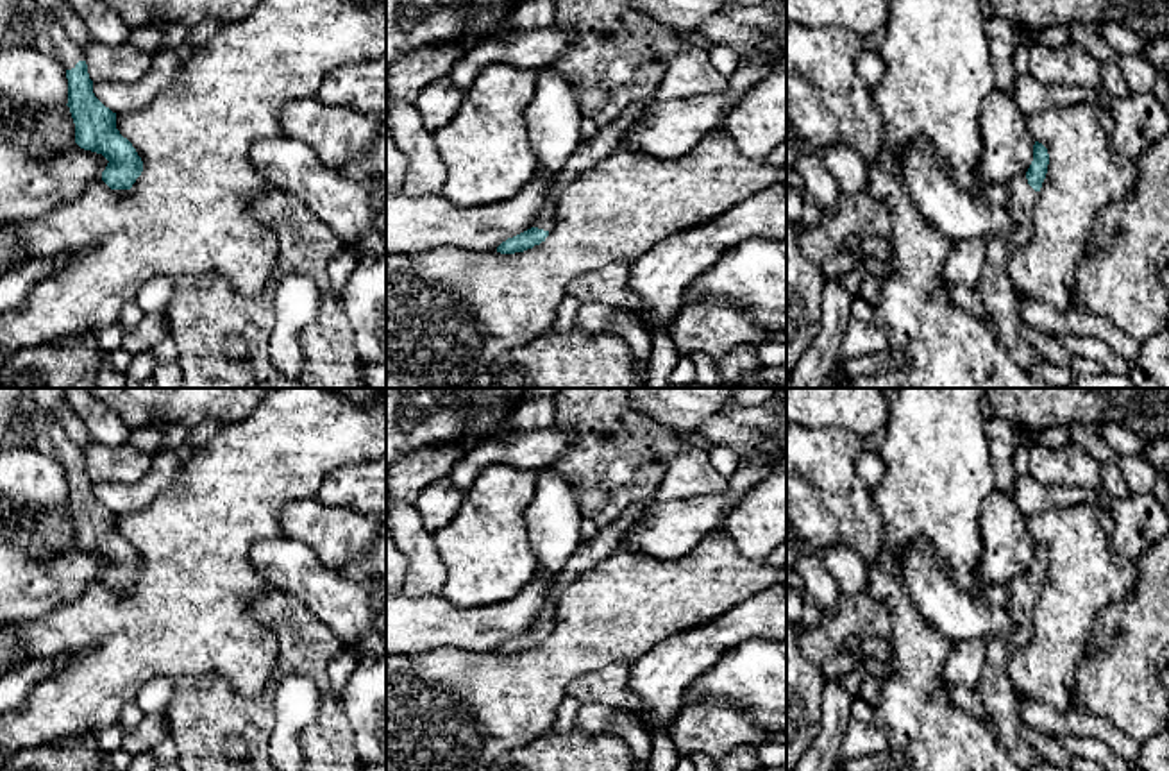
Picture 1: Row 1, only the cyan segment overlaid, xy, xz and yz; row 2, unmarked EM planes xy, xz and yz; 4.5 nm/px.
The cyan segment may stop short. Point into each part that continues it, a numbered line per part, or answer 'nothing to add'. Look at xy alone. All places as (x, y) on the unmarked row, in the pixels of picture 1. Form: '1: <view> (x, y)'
1: xy (50, 439)

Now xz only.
1: xz (546, 621)

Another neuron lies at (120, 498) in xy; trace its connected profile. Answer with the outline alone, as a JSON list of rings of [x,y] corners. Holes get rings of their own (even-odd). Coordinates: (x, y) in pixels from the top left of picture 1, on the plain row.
[[[159,451],[139,481],[93,483],[93,494],[116,515],[136,512],[147,508],[159,494],[166,492],[177,481],[182,465],[175,451]]]

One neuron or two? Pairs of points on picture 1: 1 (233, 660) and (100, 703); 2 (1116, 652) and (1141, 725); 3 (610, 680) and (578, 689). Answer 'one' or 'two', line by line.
1: one
2: one
3: one

